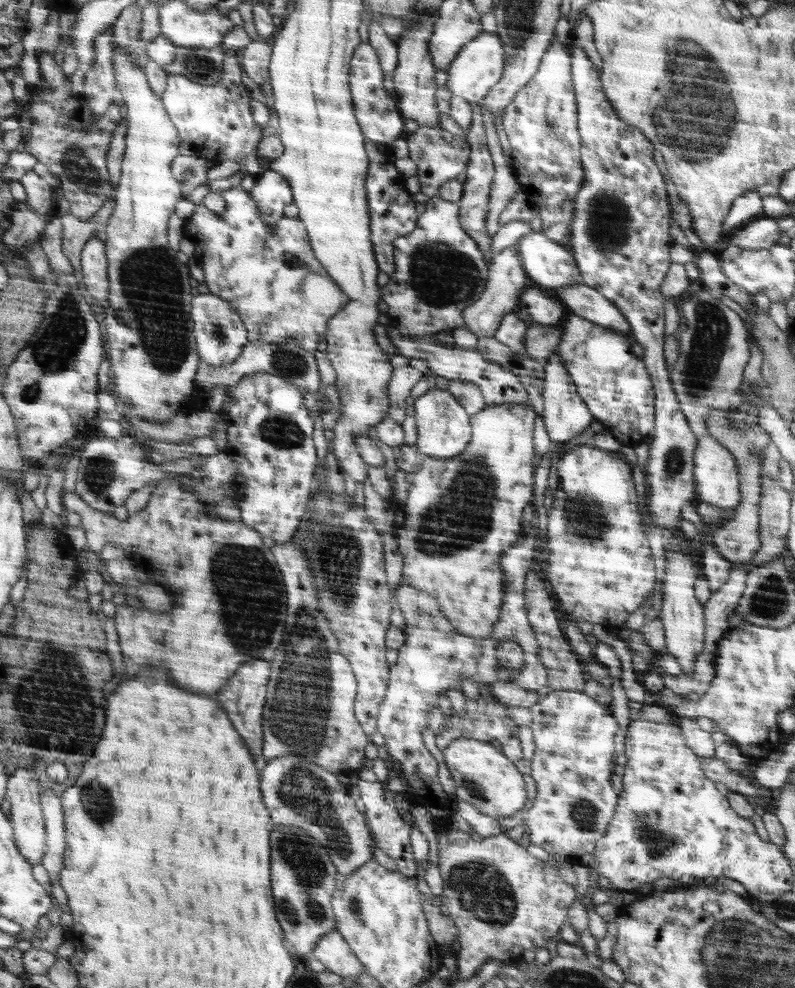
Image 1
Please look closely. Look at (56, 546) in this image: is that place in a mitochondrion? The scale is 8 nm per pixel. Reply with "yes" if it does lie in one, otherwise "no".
no

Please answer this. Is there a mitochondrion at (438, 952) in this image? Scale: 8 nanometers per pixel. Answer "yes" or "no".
no

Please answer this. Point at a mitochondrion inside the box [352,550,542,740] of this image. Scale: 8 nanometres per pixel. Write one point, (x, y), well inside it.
(426, 617)

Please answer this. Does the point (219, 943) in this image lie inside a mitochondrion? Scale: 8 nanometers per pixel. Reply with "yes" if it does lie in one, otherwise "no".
no

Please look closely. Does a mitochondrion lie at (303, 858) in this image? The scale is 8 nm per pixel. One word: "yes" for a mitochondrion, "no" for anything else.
yes

